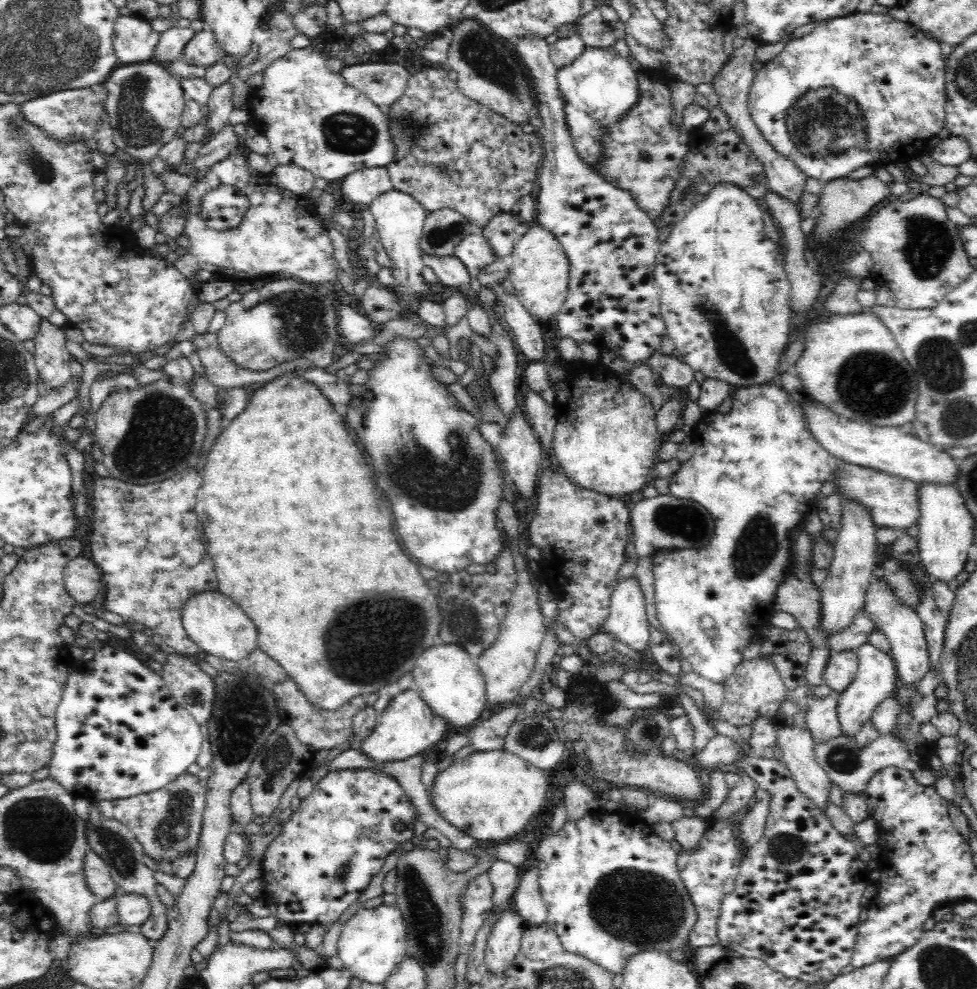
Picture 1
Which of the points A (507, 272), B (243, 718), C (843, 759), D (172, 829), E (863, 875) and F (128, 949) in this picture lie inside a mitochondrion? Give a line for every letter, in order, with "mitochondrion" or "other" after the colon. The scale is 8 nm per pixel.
A: other
B: mitochondrion
C: mitochondrion
D: mitochondrion
E: other
F: other

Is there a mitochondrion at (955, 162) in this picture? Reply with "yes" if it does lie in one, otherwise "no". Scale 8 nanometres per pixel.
no

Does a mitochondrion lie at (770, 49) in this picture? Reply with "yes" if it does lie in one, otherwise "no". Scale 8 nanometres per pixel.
no

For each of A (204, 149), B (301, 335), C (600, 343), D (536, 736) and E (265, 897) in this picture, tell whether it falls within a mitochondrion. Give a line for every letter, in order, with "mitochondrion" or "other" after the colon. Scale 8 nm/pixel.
A: other
B: mitochondrion
C: other
D: mitochondrion
E: other

